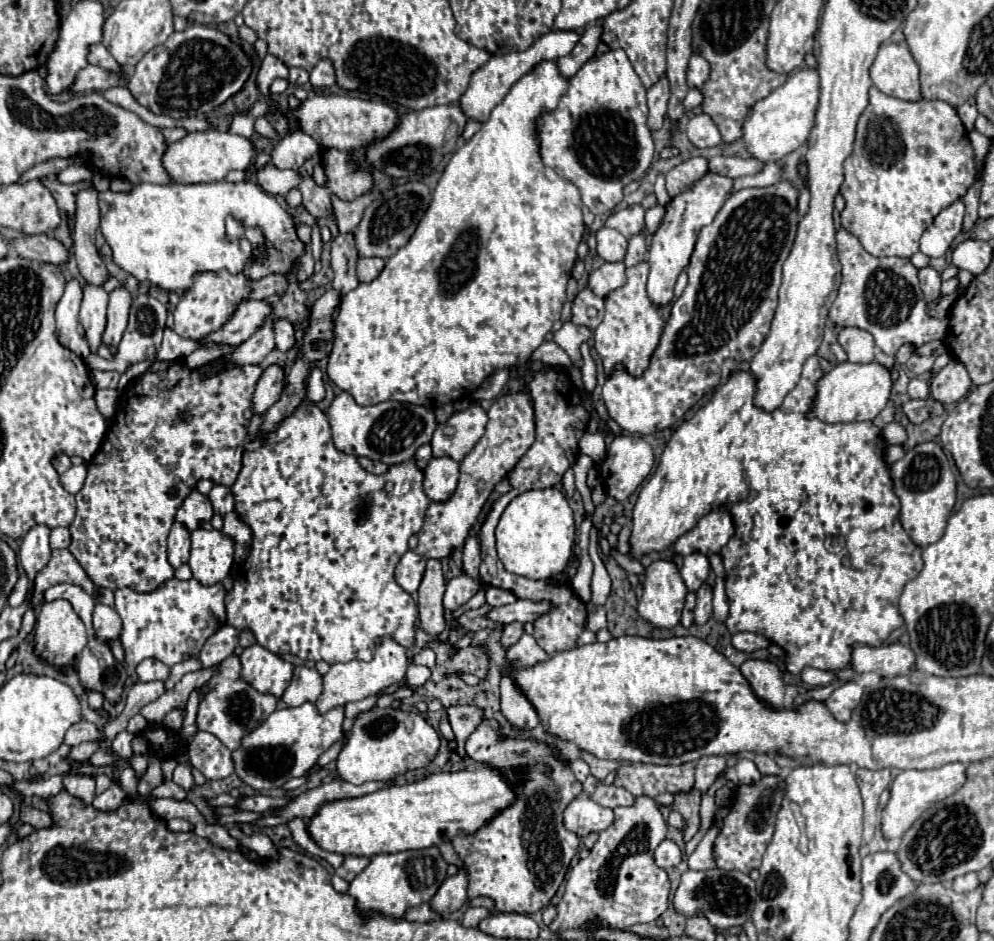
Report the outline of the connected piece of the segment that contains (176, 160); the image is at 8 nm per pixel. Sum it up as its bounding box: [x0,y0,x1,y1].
[163,131,253,183]

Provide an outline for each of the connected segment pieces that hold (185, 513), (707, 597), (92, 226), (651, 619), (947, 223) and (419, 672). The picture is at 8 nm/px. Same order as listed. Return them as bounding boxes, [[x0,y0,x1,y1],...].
[[175,489,213,531],[695,585,711,625],[73,189,109,287],[637,561,687,629],[919,199,965,257],[379,665,431,695]]

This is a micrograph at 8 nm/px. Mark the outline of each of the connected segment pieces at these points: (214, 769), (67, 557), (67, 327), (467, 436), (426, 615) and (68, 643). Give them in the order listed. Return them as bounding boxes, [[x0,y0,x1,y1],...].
[[189,731,233,779],[27,549,95,605],[55,279,91,359],[431,403,489,461],[419,559,445,637],[35,599,87,667]]

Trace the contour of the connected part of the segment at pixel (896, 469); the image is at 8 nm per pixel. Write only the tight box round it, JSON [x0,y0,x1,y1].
[891,441,957,547]

